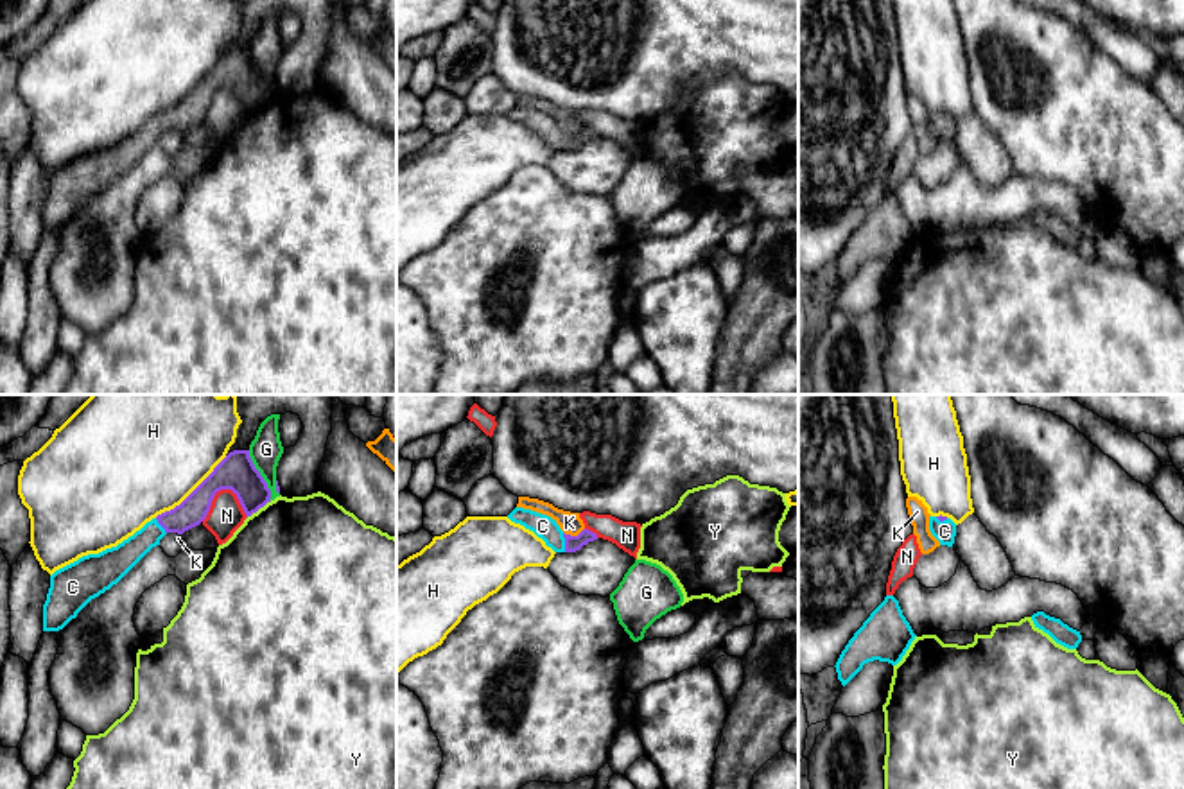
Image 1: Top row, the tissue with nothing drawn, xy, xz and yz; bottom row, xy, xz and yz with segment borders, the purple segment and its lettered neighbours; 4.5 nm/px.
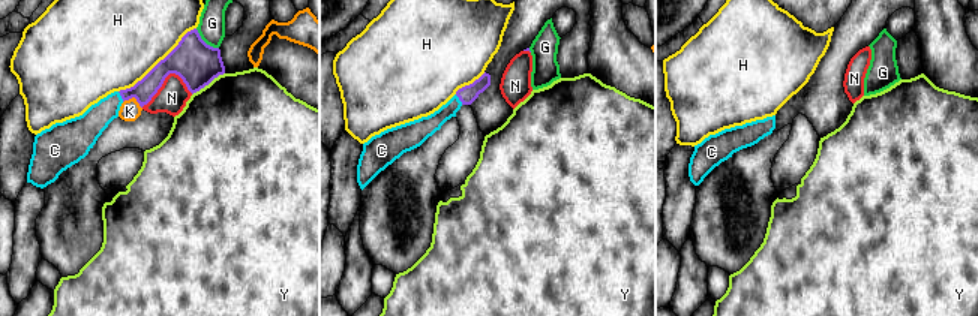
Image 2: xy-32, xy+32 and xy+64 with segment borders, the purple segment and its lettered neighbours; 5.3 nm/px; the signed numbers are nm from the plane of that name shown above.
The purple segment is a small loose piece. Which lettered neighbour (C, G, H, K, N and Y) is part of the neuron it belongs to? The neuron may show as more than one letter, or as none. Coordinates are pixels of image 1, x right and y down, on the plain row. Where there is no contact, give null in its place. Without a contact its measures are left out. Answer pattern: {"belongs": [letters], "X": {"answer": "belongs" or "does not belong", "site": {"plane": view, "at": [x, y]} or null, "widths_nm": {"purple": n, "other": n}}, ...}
{"belongs": ["C"], "C": {"answer": "belongs", "site": {"plane": "xz", "at": [565, 140]}, "widths_nm": {"purple": 70, "other": 100}}, "G": {"answer": "does not belong", "site": {"plane": "xy", "at": [261, 74]}, "widths_nm": {"purple": 170, "other": 150}}, "H": {"answer": "does not belong", "site": {"plane": "xy", "at": [192, 90]}, "widths_nm": {"purple": 170, "other": 500}}, "K": {"answer": "does not belong", "site": {"plane": "xz", "at": [573, 135]}, "widths_nm": {"purple": 70, "other": 100}}, "N": {"answer": "does not belong", "site": {"plane": "xy", "at": [221, 86]}, "widths_nm": {"purple": 170, "other": 160}}, "Y": {"answer": "does not belong", "site": {"plane": "xy", "at": [259, 106]}, "widths_nm": {"purple": 170, "other": 480}}}

